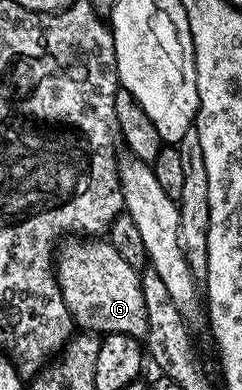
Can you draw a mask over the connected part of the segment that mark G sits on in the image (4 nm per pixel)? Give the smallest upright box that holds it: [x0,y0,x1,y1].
[54,236,148,340]

